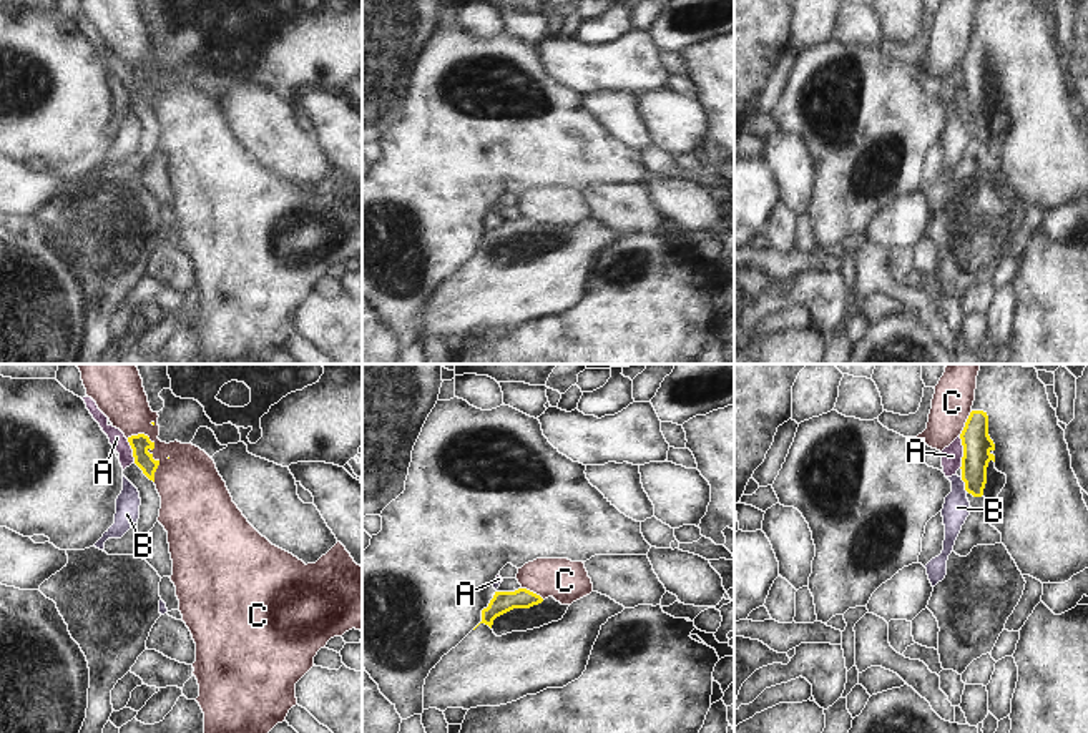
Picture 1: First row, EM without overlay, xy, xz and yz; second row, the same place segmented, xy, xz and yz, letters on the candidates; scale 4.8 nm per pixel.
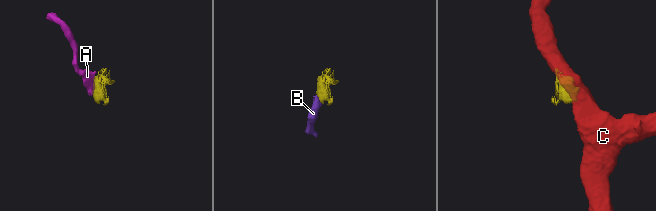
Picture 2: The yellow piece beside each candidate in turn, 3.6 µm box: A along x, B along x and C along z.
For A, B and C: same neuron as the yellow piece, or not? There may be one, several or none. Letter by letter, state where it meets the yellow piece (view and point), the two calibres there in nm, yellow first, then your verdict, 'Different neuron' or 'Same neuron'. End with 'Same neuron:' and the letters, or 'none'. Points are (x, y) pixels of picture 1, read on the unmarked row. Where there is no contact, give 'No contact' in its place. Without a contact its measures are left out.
A: Touches yellow at yz (964, 80). Thickness 140 nm (yellow) against 100 nm. Different neuron
B: Touches yellow at yz (965, 112). Thickness 140 nm (yellow) against 130 nm. Different neuron
C: Touches yellow at xy (153, 75). Thickness 90 nm (yellow) against 300 nm. Different neuron
Same neuron: none.

